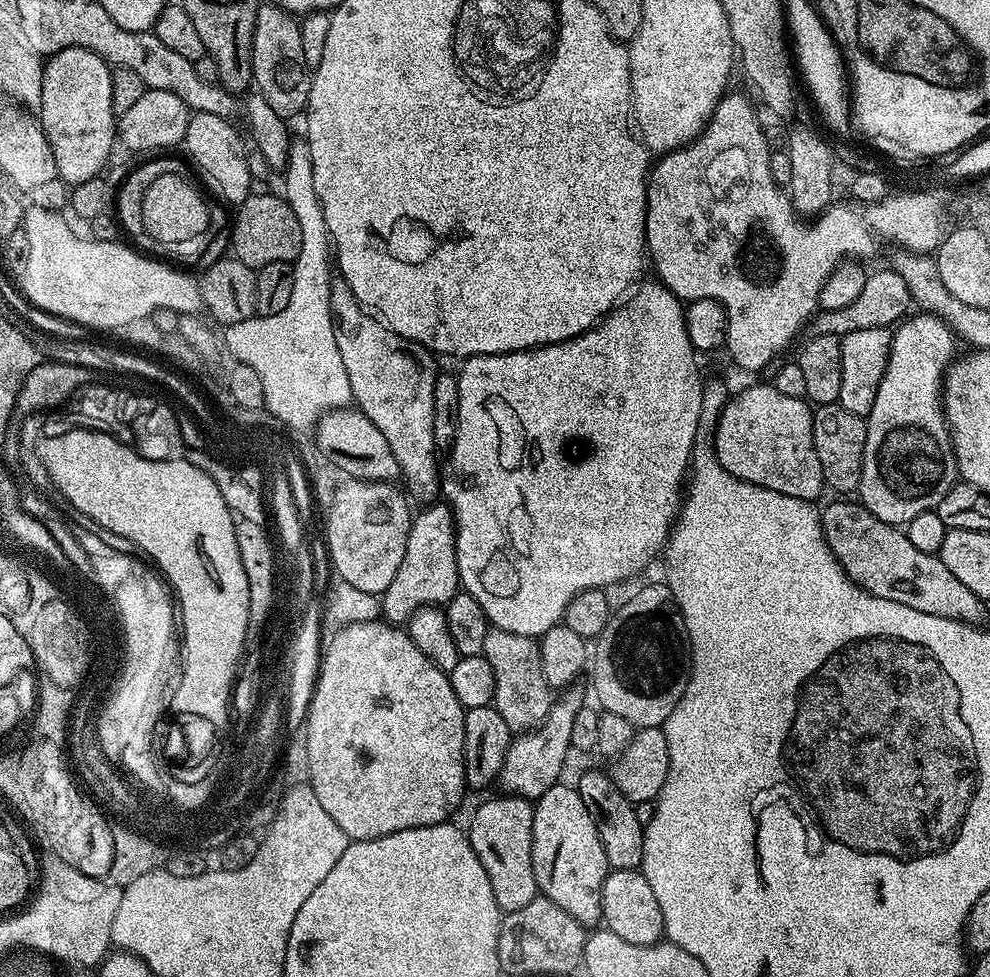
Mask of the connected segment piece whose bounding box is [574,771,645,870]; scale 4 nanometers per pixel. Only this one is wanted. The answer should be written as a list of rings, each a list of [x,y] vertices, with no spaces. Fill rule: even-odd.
[[[584,772],[574,787],[579,790],[582,802],[586,802],[586,810],[590,810],[590,818],[594,818],[594,826],[598,830],[598,838],[602,838],[602,850],[606,850],[606,862],[612,870],[637,870],[644,853],[644,824],[638,822],[636,805],[632,804],[622,790],[613,782],[611,775],[604,772]]]

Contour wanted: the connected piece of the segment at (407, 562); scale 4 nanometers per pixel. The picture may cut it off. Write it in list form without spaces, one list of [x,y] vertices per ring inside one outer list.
[[[432,502],[421,512],[417,511],[412,518],[410,534],[406,534],[406,554],[402,554],[402,562],[398,566],[398,574],[394,574],[394,582],[382,594],[382,616],[389,624],[397,626],[407,625],[408,619],[419,608],[431,608],[447,604],[454,594],[461,591],[460,575],[450,562],[456,558],[456,520],[452,516],[452,510],[444,502]]]

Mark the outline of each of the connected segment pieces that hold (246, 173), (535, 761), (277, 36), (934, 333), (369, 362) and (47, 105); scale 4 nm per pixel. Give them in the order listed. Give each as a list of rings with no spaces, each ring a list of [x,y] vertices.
[[[198,112],[192,115],[189,115],[188,118],[188,125],[186,126],[186,138],[184,139],[182,148],[183,151],[186,150],[188,151],[188,156],[187,159],[190,161],[192,159],[192,164],[194,167],[197,168],[198,171],[200,171],[200,176],[202,179],[205,180],[206,183],[208,183],[208,188],[207,191],[211,193],[210,191],[213,192],[214,195],[216,196],[221,196],[222,199],[225,200],[226,203],[232,204],[231,206],[238,206],[247,196],[253,195],[254,192],[254,181],[252,179],[252,175],[250,174],[250,166],[246,166],[246,140],[243,135],[242,137],[239,136],[238,133],[236,133],[236,128],[234,125],[232,125],[233,121],[229,119],[227,116],[219,116],[218,114],[210,114],[209,112]]]
[[[573,686],[563,693],[564,700],[557,699],[546,714],[546,718],[531,732],[519,733],[508,747],[506,762],[500,771],[499,787],[505,793],[525,796],[526,799],[535,801],[550,786],[561,783],[564,772],[564,763],[568,760],[568,752],[572,748],[570,730],[574,726],[574,714],[585,703],[584,696],[579,692],[579,687]]]
[[[275,2],[261,3],[256,9],[254,42],[252,43],[252,78],[255,91],[279,116],[291,118],[305,111],[310,98],[313,69],[308,67],[302,51],[299,19]]]
[[[909,315],[892,332],[886,374],[882,374],[878,394],[874,394],[874,406],[866,417],[866,450],[858,489],[859,503],[870,510],[874,518],[882,518],[882,522],[887,524],[906,526],[910,518],[918,518],[918,514],[935,510],[938,502],[942,502],[942,498],[946,498],[946,494],[950,494],[950,490],[958,482],[952,433],[948,431],[942,407],[944,373],[957,355],[956,344],[958,345],[958,337],[938,316]]]
[[[333,279],[330,310],[334,342],[338,342],[338,354],[342,354],[342,363],[346,365],[346,378],[350,378],[355,407],[382,430],[382,438],[386,438],[394,458],[398,458],[407,495],[413,501],[435,501],[441,495],[442,468],[438,460],[436,464],[434,382],[438,367],[432,361],[435,360],[433,353],[384,327],[373,313],[356,301],[343,279]]]
[[[85,48],[56,52],[44,64],[38,123],[49,140],[57,174],[68,186],[101,175],[112,143],[117,143],[118,113],[112,102],[112,73],[108,61]]]

